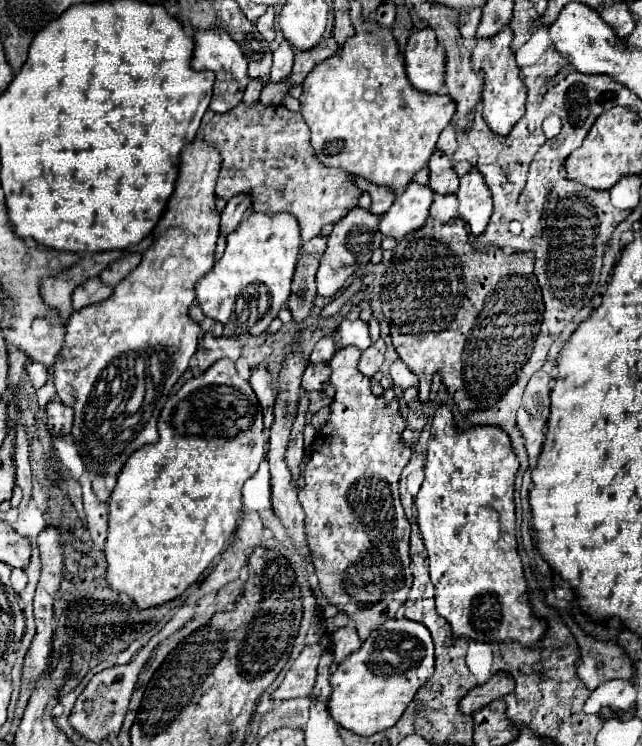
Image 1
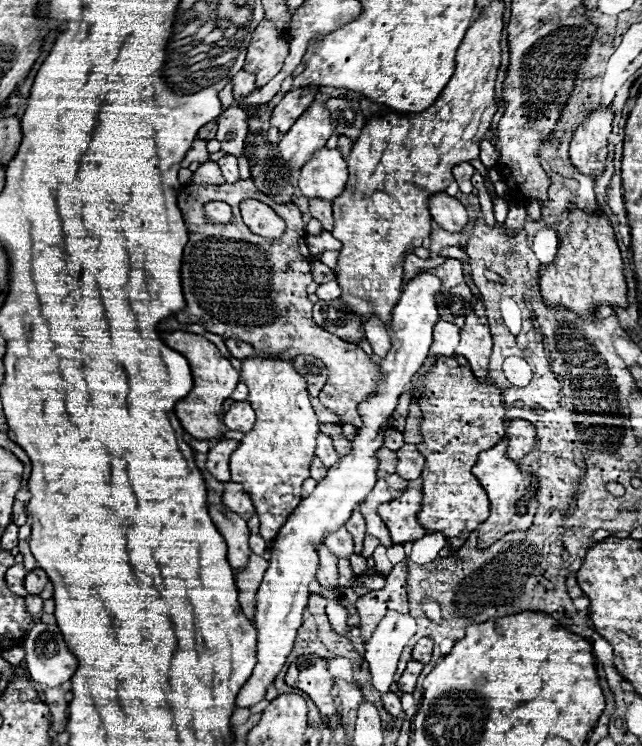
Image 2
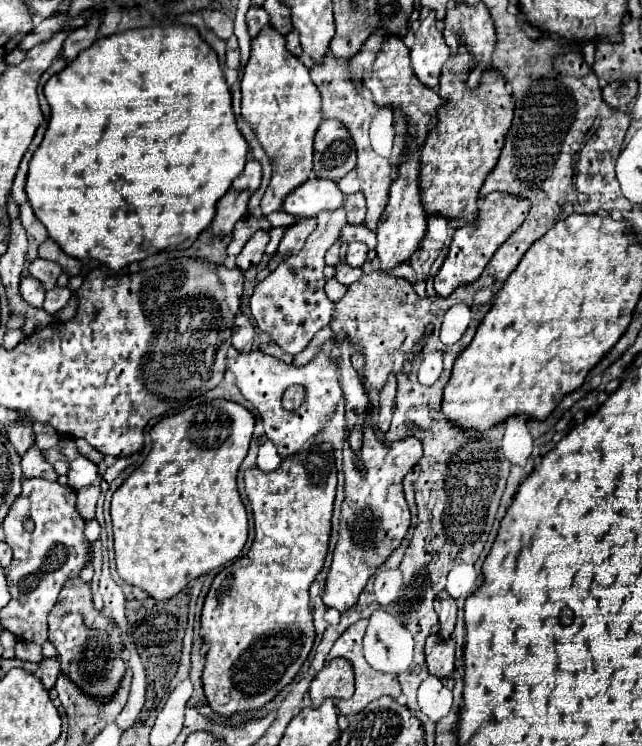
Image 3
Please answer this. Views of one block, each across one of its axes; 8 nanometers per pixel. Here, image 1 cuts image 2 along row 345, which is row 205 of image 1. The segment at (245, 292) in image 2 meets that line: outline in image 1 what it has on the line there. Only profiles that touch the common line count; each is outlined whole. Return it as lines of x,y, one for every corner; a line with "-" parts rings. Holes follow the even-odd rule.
240,102
236,108
214,114
212,120
204,126
202,138
206,144
214,146
222,156
222,168
216,180
216,194
246,194
252,196
252,210
262,214
278,214
288,212
296,216
300,224
302,242
310,242
324,224
338,222
350,208
358,206
360,190
348,180
348,174
340,168
328,168
320,164
314,156
312,146
308,144
308,124
302,114
290,112
282,104
278,106
262,106
262,104
244,104

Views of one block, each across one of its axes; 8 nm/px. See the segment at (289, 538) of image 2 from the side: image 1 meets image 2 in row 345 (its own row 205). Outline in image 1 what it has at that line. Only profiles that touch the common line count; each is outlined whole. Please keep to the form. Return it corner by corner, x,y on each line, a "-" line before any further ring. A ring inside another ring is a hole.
410,182
408,188
394,200
390,210
380,220
380,232
384,236
400,240
408,232
422,228
430,216
434,190
418,182

